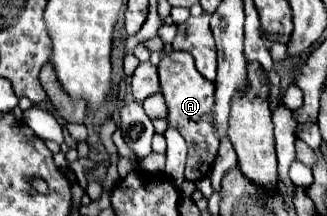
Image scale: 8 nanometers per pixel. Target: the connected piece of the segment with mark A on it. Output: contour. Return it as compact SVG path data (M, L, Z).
M171 52L159 62L159 80L161 80L161 92L165 96L169 116L167 120L181 132L189 146L187 154L187 166L185 166L185 180L197 182L199 178L209 176L213 160L217 156L219 138L211 126L211 102L213 102L213 82L205 80L195 64L193 56L187 52Z

